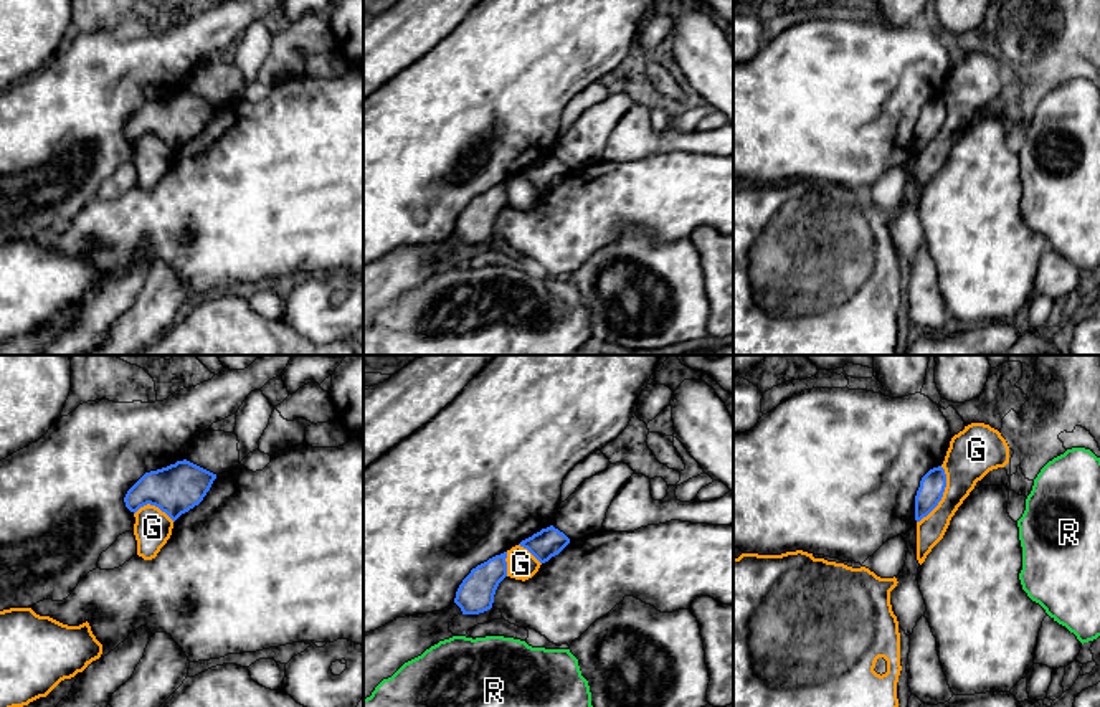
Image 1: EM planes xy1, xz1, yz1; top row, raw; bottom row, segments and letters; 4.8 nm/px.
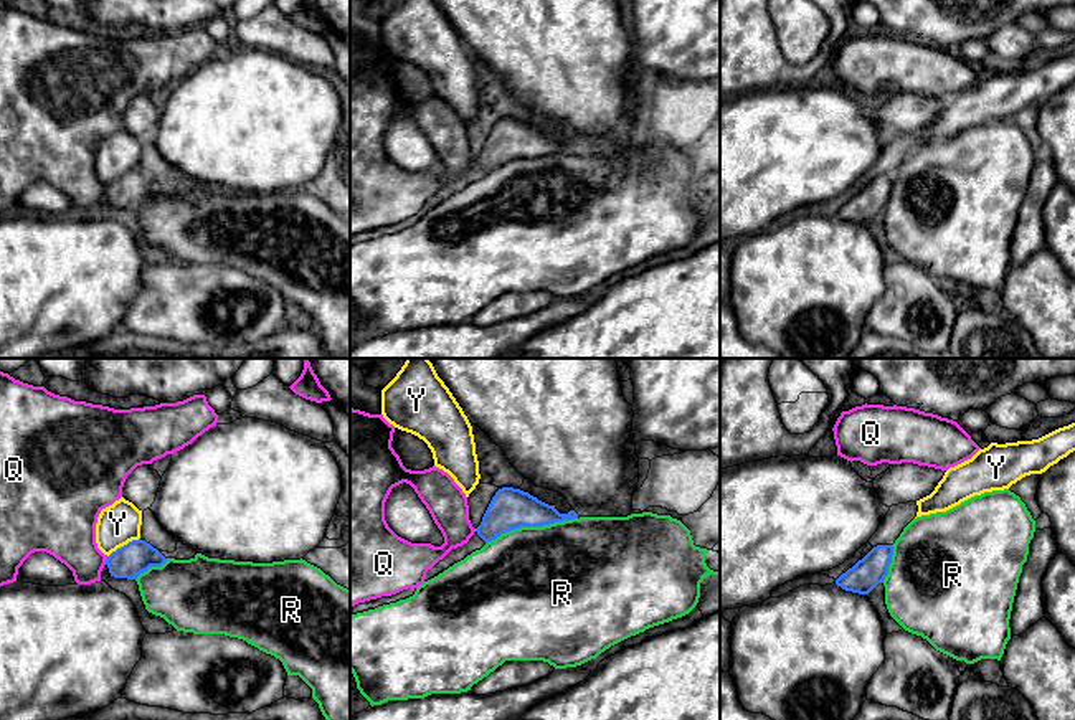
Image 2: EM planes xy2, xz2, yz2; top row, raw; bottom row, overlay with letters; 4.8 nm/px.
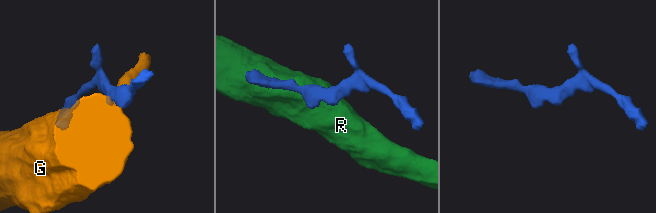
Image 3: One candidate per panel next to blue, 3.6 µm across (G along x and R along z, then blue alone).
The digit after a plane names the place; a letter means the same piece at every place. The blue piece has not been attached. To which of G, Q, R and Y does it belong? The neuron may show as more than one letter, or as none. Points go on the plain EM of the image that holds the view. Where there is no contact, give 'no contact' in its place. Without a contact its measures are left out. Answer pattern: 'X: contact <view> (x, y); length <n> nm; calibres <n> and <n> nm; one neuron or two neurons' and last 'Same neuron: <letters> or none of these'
G: contact yz1 (942, 126); length 300 nm; calibres 130 and 240 nm; two neurons
Q: contact xy2 (106, 190); length 40 nm; calibres 160 and 280 nm; one neuron
R: contact xz2 (530, 156); length 460 nm; calibres 200 and 500 nm; two neurons
Y: contact xy2 (124, 175); length 190 nm; calibres 160 and 200 nm; two neurons
Same neuron: Q

